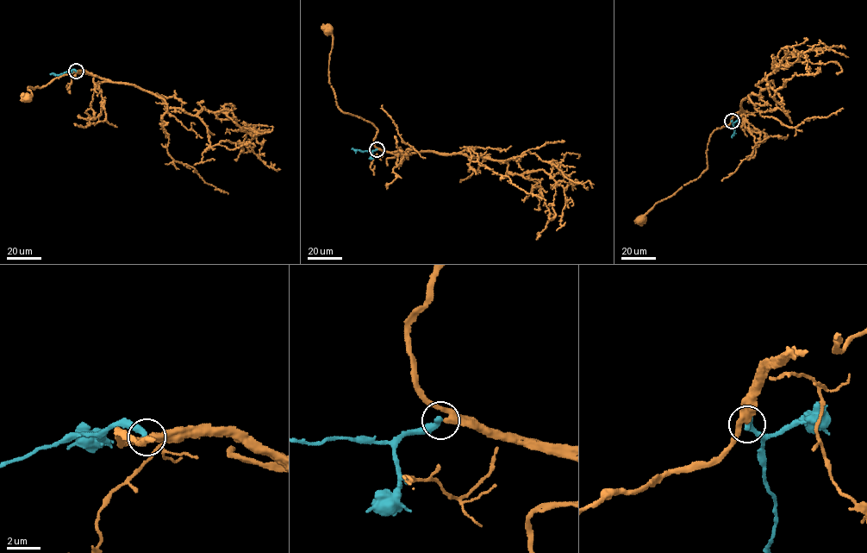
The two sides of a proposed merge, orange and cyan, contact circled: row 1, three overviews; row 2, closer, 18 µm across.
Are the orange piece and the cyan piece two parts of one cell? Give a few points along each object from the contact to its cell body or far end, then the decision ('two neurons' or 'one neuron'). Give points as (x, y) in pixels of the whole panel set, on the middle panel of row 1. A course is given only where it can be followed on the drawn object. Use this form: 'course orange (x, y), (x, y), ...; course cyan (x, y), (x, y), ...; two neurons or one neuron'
course orange (377, 149), (374, 141), (377, 131), (373, 124), (345, 113), (337, 105), (329, 81), (333, 37), (327, 31); course cyan (377, 149), (364, 151), (351, 149); two neurons

